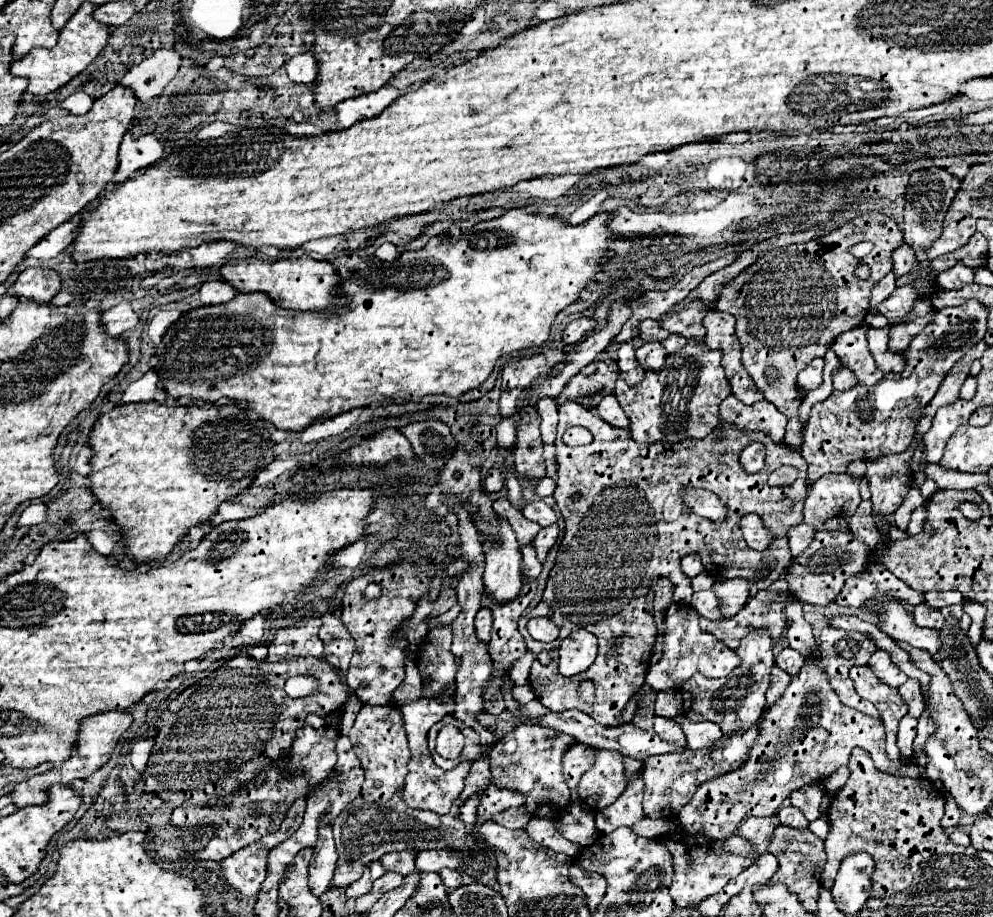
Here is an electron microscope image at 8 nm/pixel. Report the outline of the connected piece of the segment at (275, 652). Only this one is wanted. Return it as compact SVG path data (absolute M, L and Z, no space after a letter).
M305 615L295 619L293 625L273 631L273 641L269 643L269 661L281 661L297 655L323 657L323 641L319 639L321 617Z

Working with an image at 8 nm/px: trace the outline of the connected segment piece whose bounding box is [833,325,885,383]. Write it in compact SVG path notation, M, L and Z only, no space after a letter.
M859 325L847 333L841 333L833 345L833 351L837 353L841 363L857 375L859 383L881 381L885 377L885 373L881 369L877 369L877 365L869 353L867 341L865 341L867 329L869 329L867 325Z

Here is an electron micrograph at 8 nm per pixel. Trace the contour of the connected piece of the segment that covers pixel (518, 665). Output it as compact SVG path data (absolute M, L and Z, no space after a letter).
M525 651L521 659L517 659L513 665L511 665L511 671L509 671L509 677L515 685L527 685L527 677L529 677L529 667L531 663L535 661L535 653L533 651Z

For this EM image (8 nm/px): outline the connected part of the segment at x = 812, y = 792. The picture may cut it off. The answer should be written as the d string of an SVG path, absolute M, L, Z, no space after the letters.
M811 783L811 785L805 785L803 789L793 791L789 795L789 801L791 801L791 805L799 807L809 821L815 821L821 817L819 807L821 807L823 795L825 795L825 785L823 783Z

